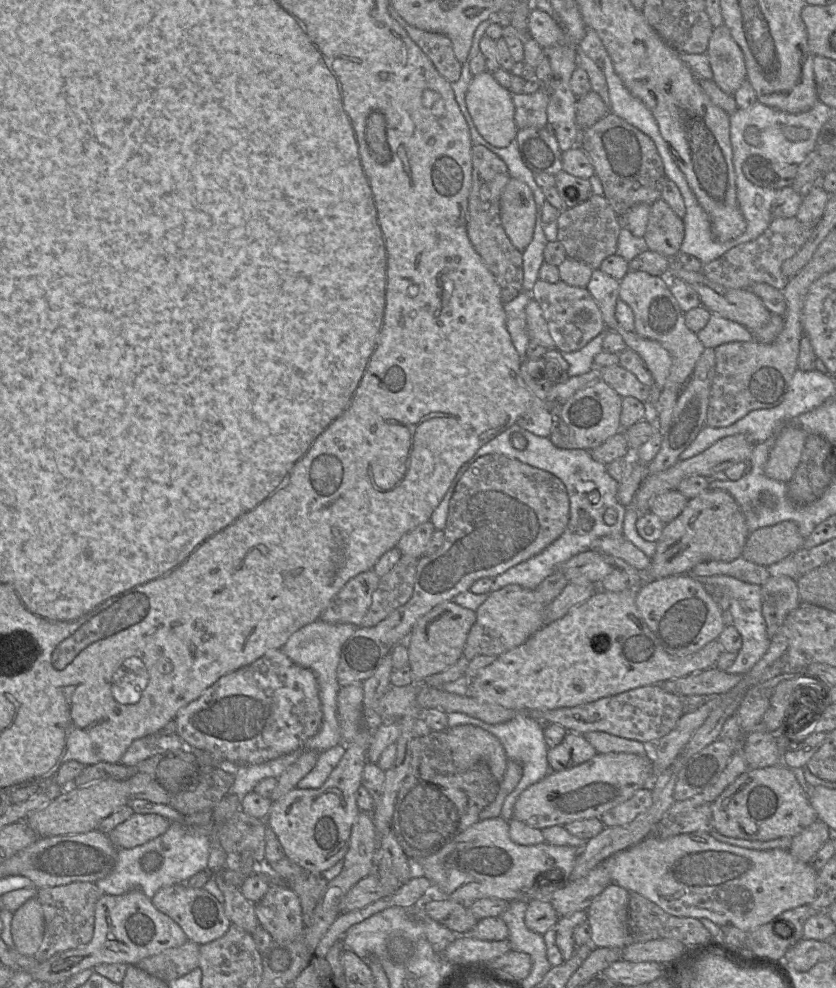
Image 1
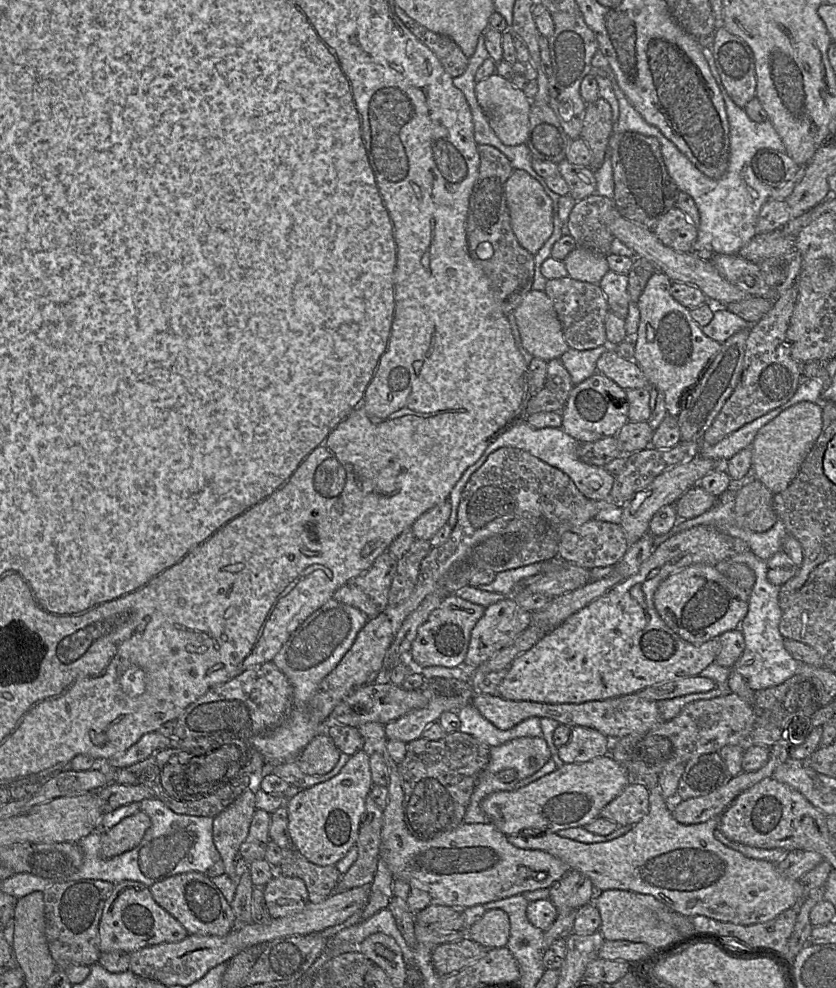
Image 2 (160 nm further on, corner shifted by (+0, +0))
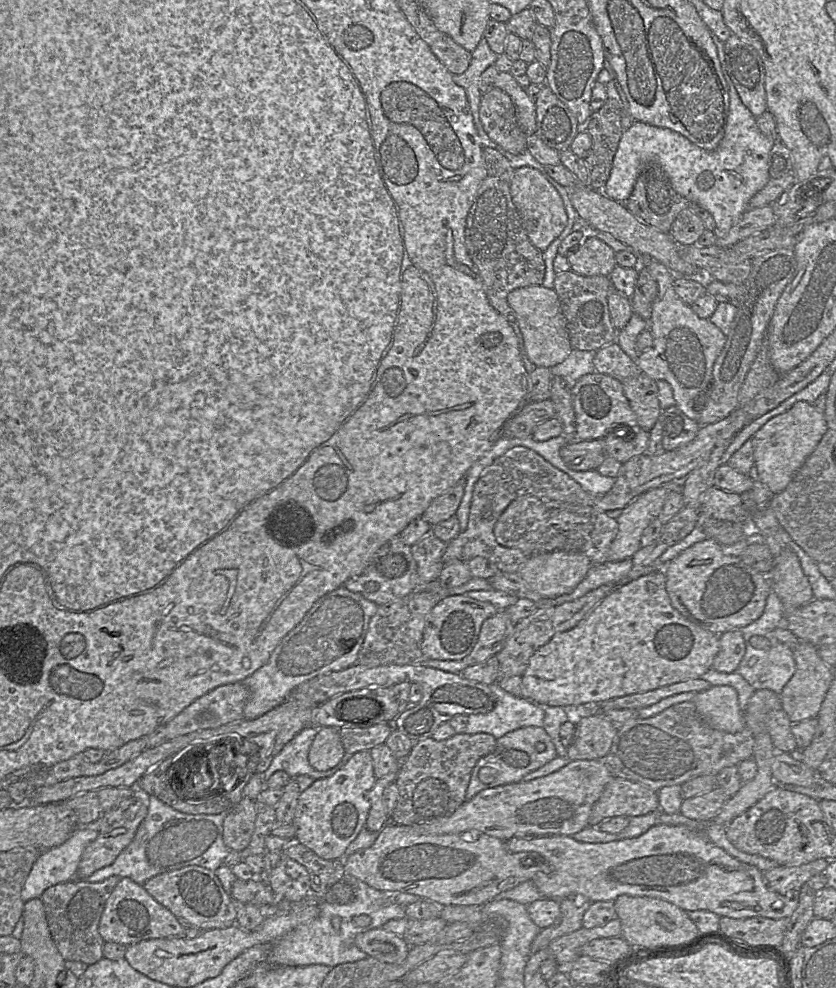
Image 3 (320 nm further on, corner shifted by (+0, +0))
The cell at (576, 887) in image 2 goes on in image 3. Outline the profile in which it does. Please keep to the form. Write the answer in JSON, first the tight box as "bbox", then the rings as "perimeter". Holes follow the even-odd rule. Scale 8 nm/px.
{"bbox":[531,895,590,954],"perimeter":[[[572,895],[561,899],[559,916],[553,924],[539,931],[532,942],[531,954],[549,947],[552,941],[583,927],[583,916],[590,902],[583,895]]]}

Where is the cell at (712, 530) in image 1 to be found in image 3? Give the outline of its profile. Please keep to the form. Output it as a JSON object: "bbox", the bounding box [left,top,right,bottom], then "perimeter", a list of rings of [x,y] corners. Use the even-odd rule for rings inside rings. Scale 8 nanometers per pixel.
{"bbox":[521,568,719,710],"perimeter":[[[660,568],[621,585],[604,597],[576,626],[555,634],[538,648],[521,676],[521,697],[538,705],[575,710],[698,679],[712,669],[719,651],[718,636],[689,621],[672,606],[665,589],[663,568]]]}

